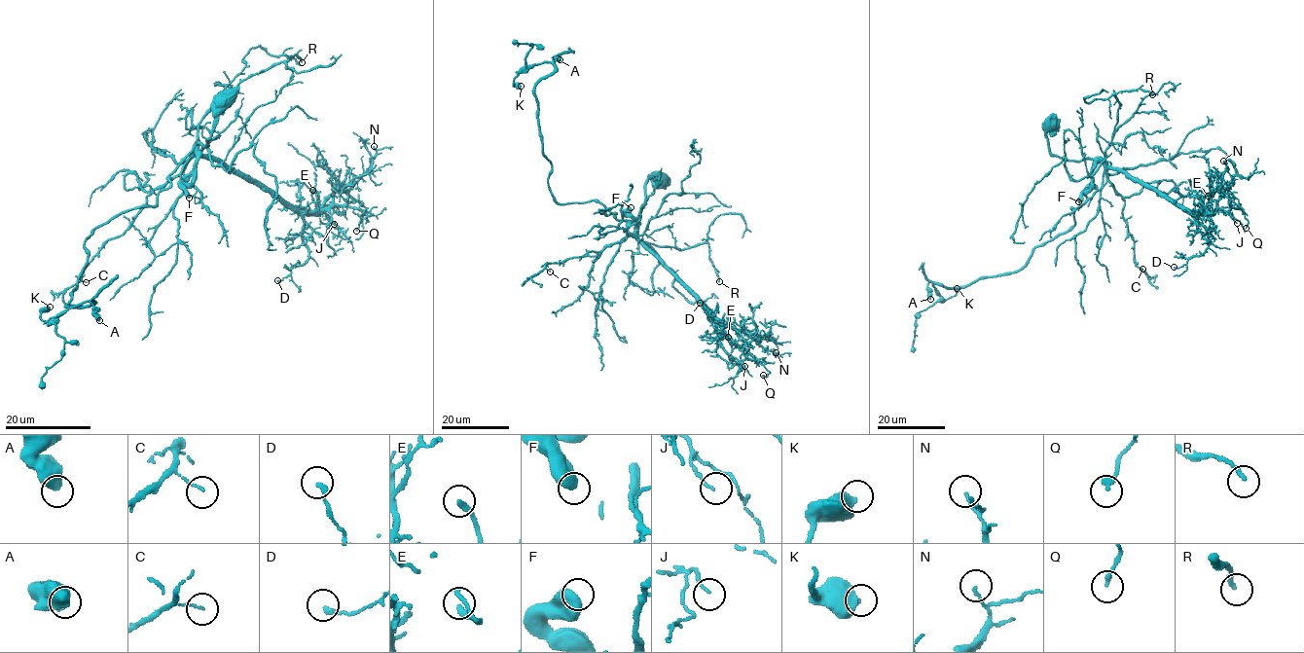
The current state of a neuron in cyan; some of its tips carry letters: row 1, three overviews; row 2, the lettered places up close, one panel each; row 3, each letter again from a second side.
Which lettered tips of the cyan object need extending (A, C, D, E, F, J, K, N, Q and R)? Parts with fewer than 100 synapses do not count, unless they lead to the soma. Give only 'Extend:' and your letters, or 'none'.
Extend: none

